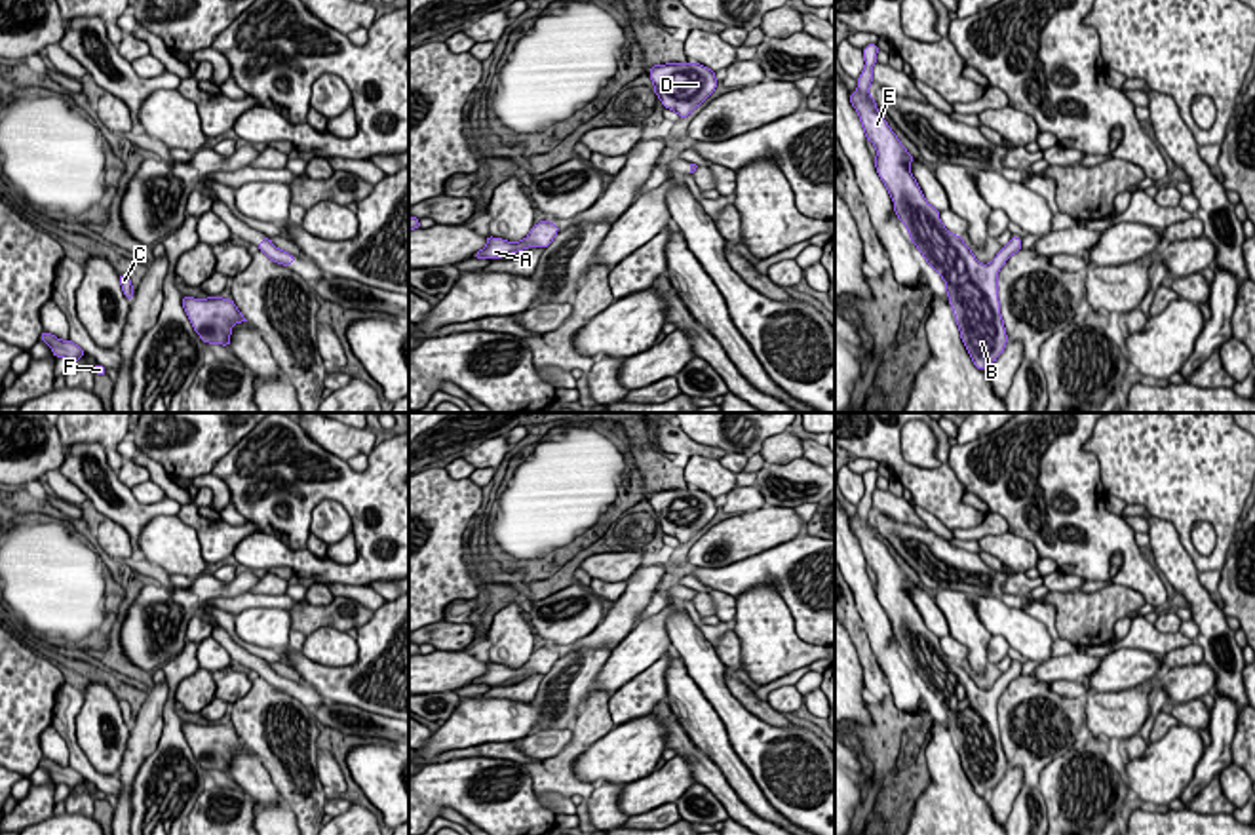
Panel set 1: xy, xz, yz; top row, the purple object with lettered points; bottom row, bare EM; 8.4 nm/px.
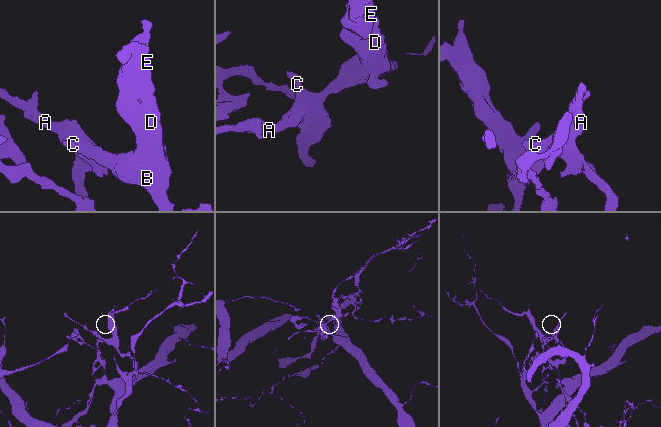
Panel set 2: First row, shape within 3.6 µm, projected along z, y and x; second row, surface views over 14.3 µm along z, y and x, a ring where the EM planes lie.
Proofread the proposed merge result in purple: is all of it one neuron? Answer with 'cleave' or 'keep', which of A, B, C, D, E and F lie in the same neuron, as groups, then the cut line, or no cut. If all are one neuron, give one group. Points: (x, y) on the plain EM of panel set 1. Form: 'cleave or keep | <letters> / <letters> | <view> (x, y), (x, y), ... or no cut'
keep | A B C D E F | no cut

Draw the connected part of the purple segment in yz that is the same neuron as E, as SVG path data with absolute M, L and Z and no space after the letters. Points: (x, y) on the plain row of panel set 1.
M877 470L863 476L865 493L858 504L858 517L850 529L858 536L867 567L877 574L875 593L894 626L898 645L907 652L909 664L928 690L947 709L945 719L953 732L962 768L979 797L1004 778L1008 761L1000 742L998 696L1021 675L1021 664L1012 662L991 690L981 690L960 662L951 660L939 647L909 597L915 586L899 569L888 548L877 538L869 521Z

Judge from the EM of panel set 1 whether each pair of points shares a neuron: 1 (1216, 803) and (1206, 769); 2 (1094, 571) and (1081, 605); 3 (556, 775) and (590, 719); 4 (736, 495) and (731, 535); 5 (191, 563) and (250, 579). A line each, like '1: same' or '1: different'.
1: different
2: different
3: same
4: different
5: different

